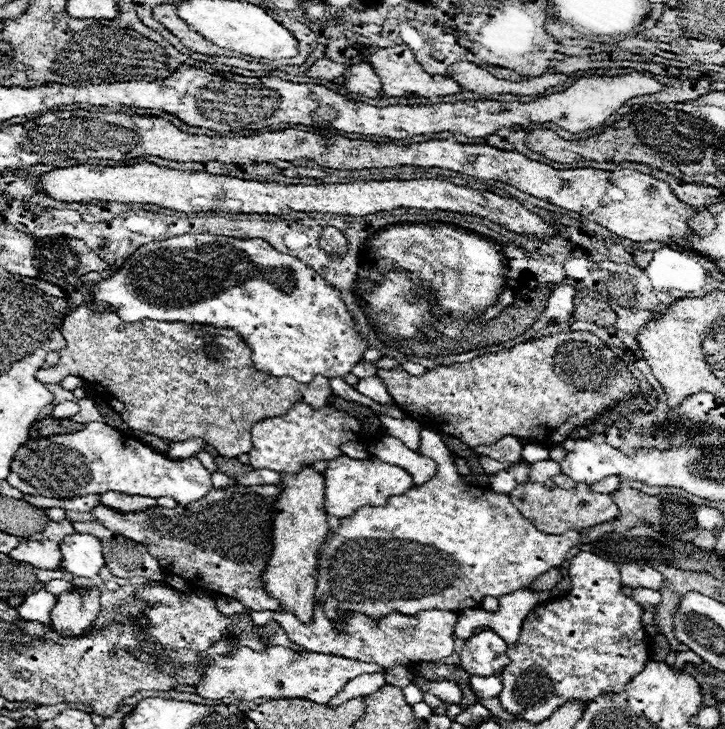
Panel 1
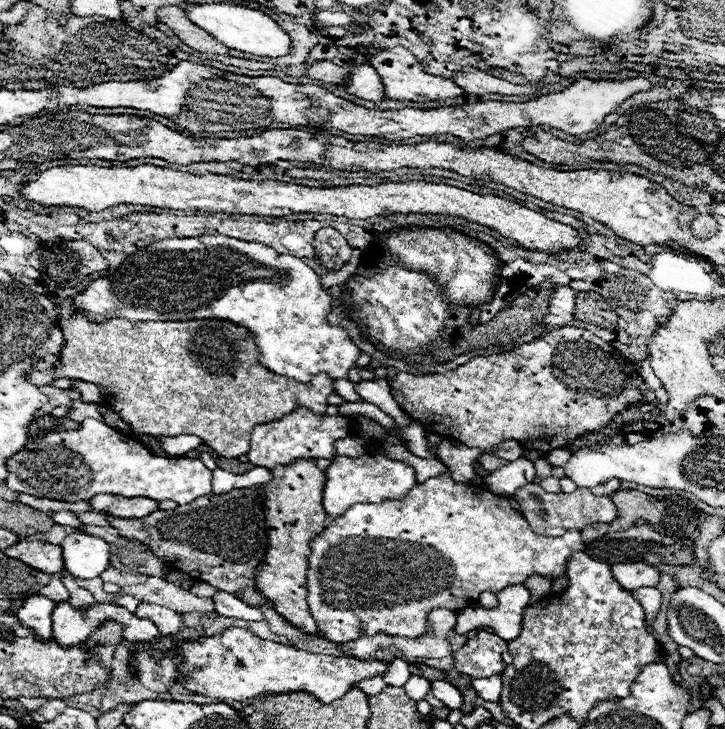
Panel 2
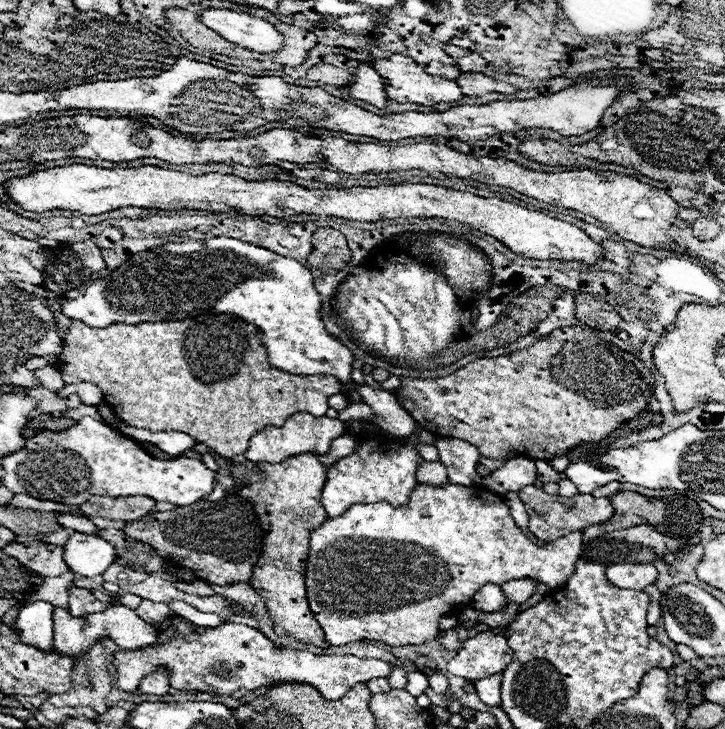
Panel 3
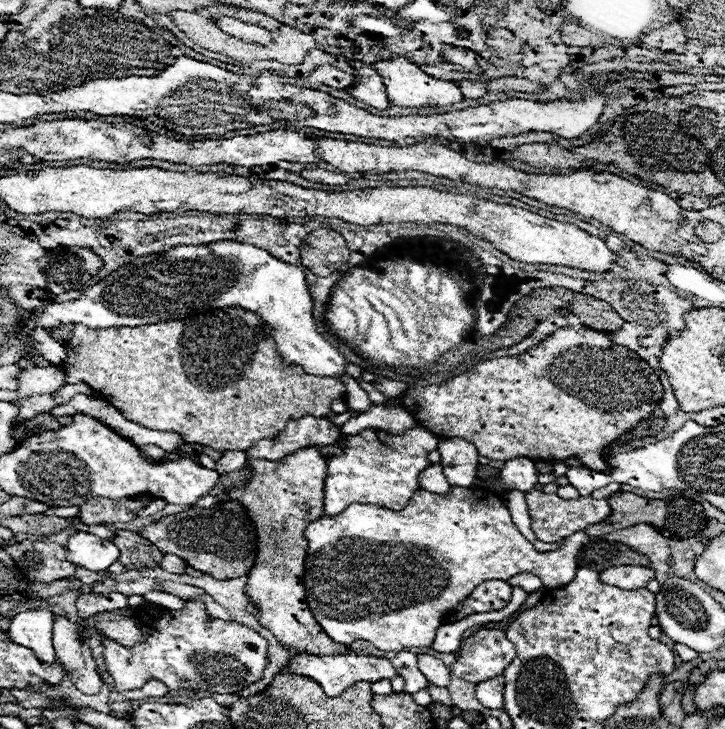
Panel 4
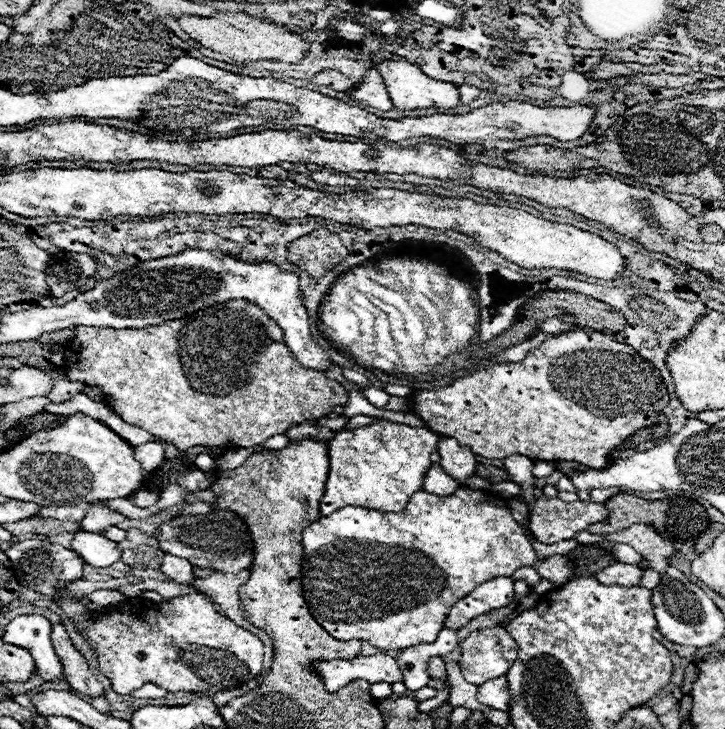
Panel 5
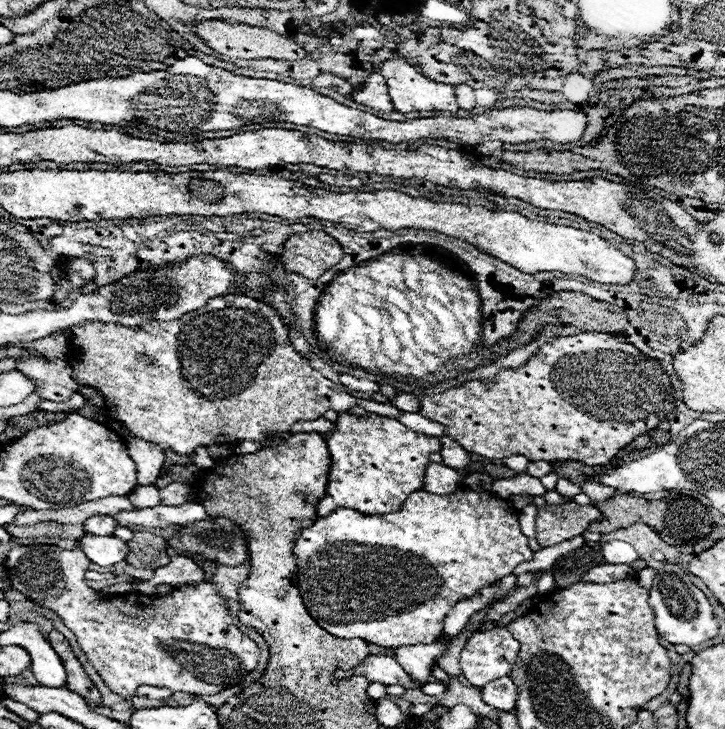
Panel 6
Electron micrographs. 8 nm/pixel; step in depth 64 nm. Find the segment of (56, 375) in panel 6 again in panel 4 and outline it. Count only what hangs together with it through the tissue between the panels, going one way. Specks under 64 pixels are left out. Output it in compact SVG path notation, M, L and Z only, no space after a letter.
M80 382L80 384L64 384L60 390L56 390L54 392L54 398L56 398L56 402L58 404L64 404L64 402L68 402L74 394L86 394L88 398L96 398L96 392L94 392L94 388L92 386L88 386L86 382Z

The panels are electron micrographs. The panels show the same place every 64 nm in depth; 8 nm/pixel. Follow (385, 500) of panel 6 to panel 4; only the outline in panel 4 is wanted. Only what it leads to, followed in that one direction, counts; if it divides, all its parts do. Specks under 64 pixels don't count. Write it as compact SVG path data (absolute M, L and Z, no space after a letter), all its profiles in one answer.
M416 426L402 436L392 436L384 430L364 430L356 436L346 436L348 446L342 456L328 462L328 476L324 484L324 514L336 516L350 504L378 504L390 510L402 510L412 494L420 488L418 474L426 468L428 452L436 448L436 434Z

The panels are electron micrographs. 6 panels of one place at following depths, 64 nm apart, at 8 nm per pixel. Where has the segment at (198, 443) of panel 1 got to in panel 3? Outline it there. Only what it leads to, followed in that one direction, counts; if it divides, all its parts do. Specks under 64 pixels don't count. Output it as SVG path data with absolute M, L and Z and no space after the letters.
M122 424L118 430L138 442L152 442L170 456L182 456L182 452L196 446L196 440L188 440L182 432L146 432L146 430L132 428L128 424Z

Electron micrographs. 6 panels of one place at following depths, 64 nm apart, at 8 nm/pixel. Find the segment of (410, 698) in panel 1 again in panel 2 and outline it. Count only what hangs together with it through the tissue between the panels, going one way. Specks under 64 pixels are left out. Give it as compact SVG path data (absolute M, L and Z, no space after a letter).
M410 676L410 680L406 682L404 690L406 690L406 694L408 694L414 702L418 702L418 700L422 700L422 698L426 696L426 692L430 690L430 682L424 680L424 678L420 678L420 676Z

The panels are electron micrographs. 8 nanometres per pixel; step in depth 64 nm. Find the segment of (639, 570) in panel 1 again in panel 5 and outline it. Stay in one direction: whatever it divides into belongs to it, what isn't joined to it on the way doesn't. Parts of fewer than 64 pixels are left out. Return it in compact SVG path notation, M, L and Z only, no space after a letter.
M612 564L594 574L602 584L618 584L618 586L640 586L644 570L636 564Z

